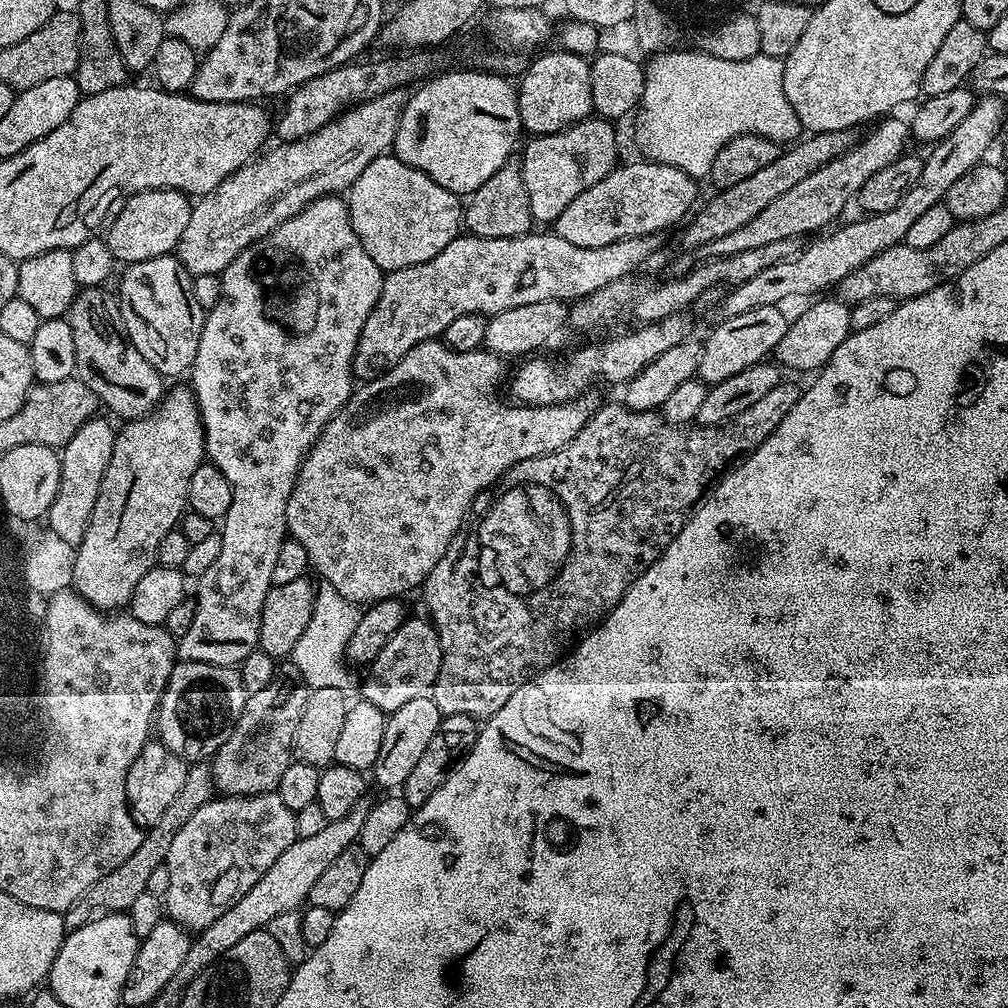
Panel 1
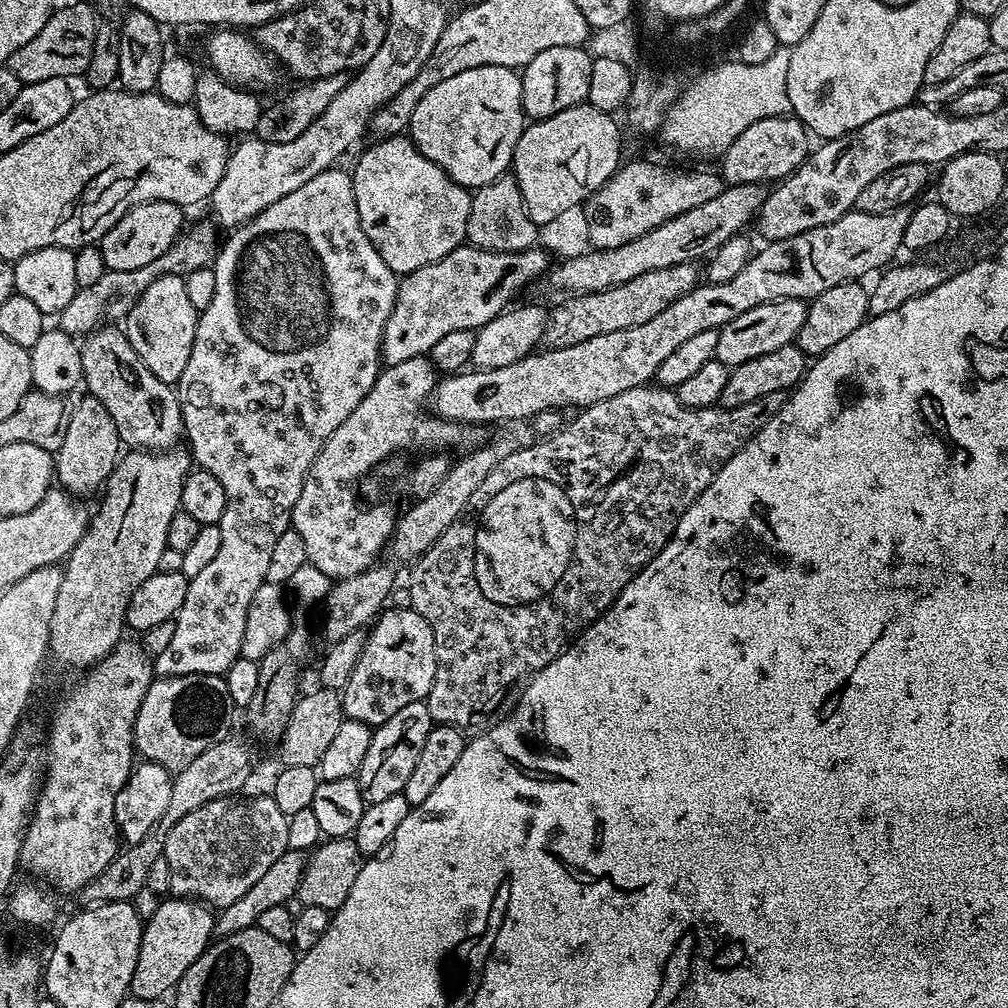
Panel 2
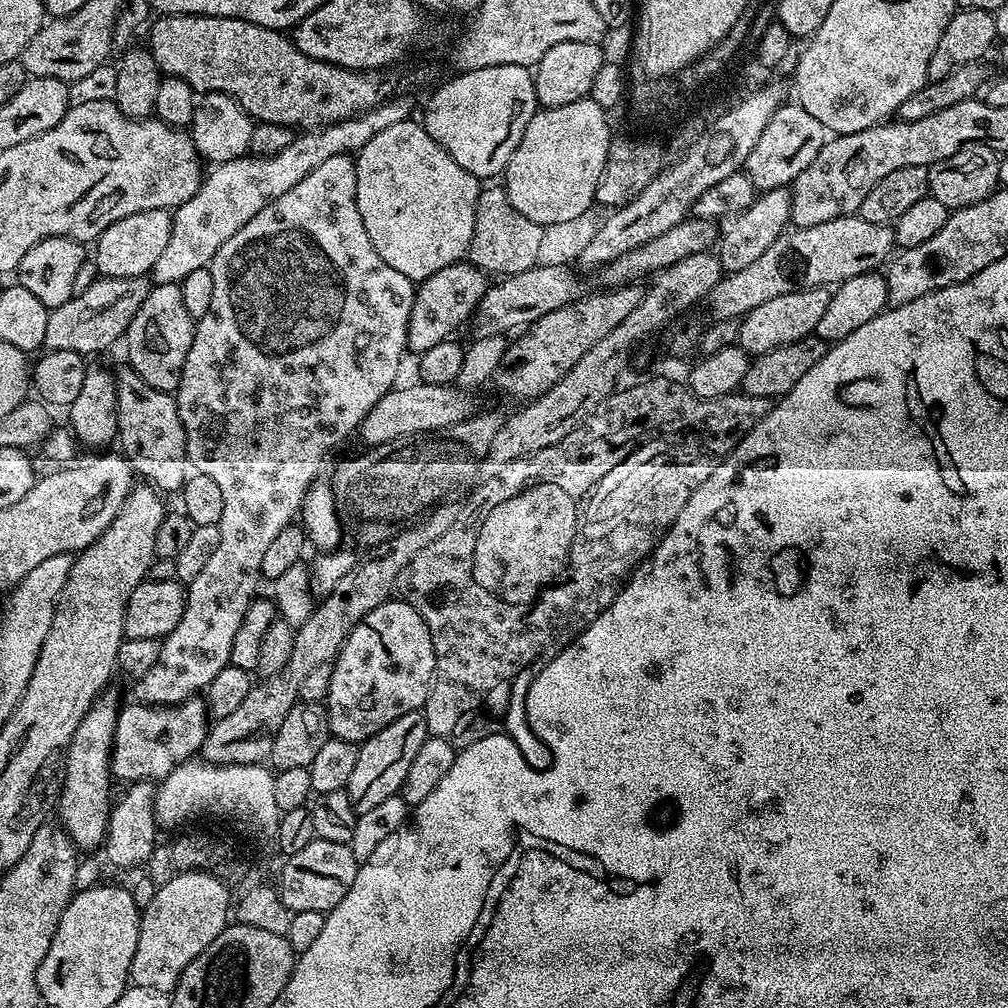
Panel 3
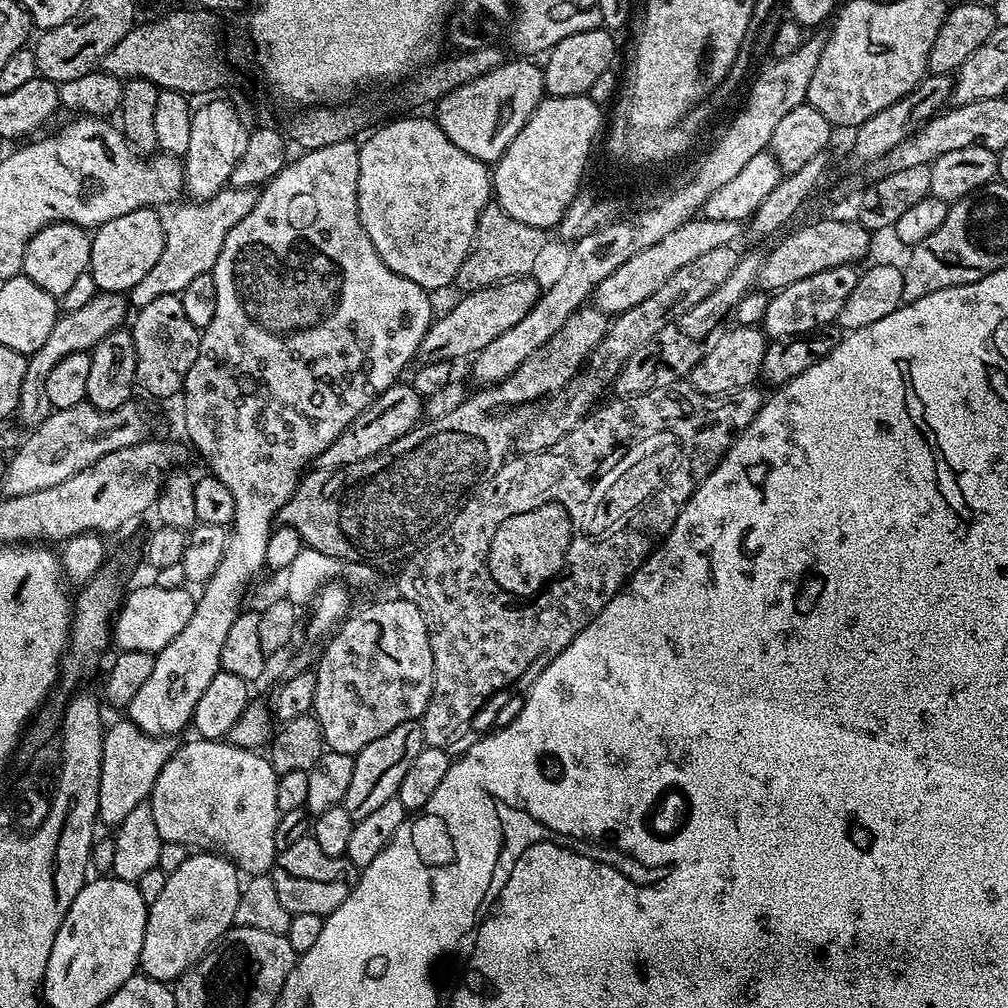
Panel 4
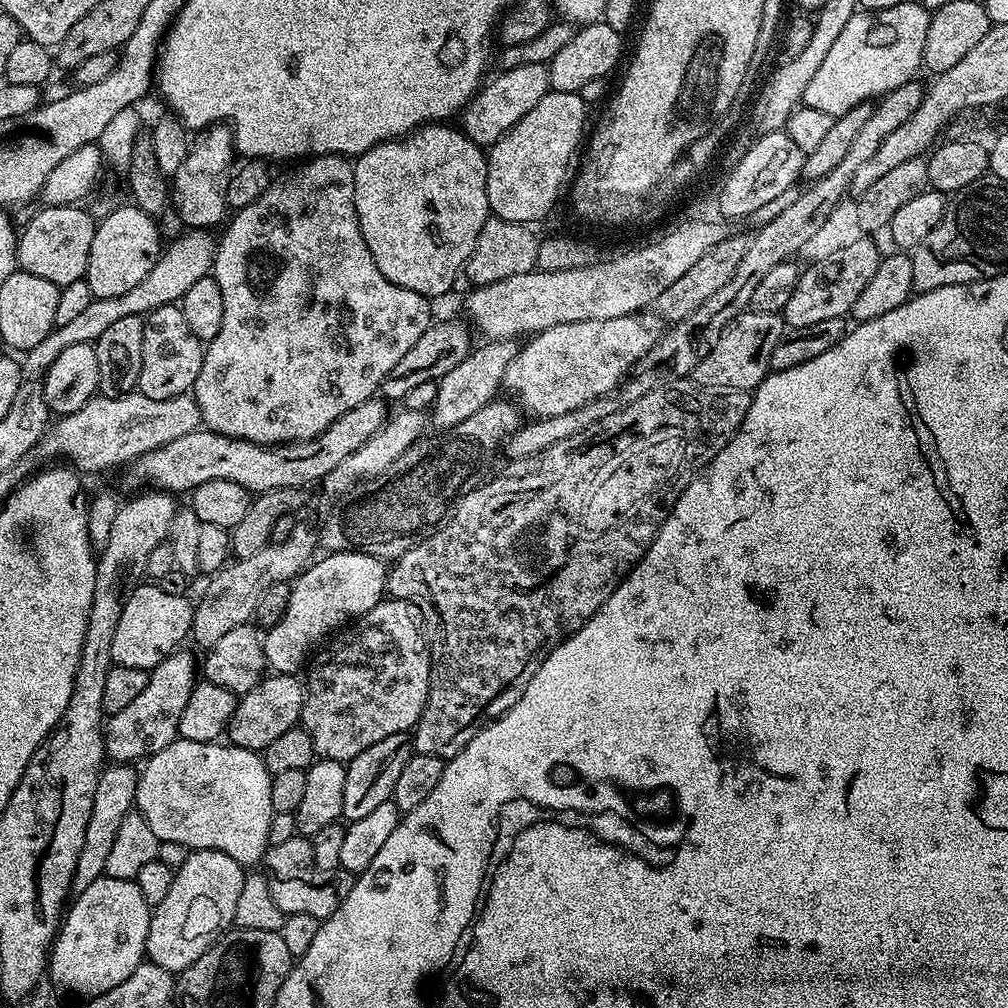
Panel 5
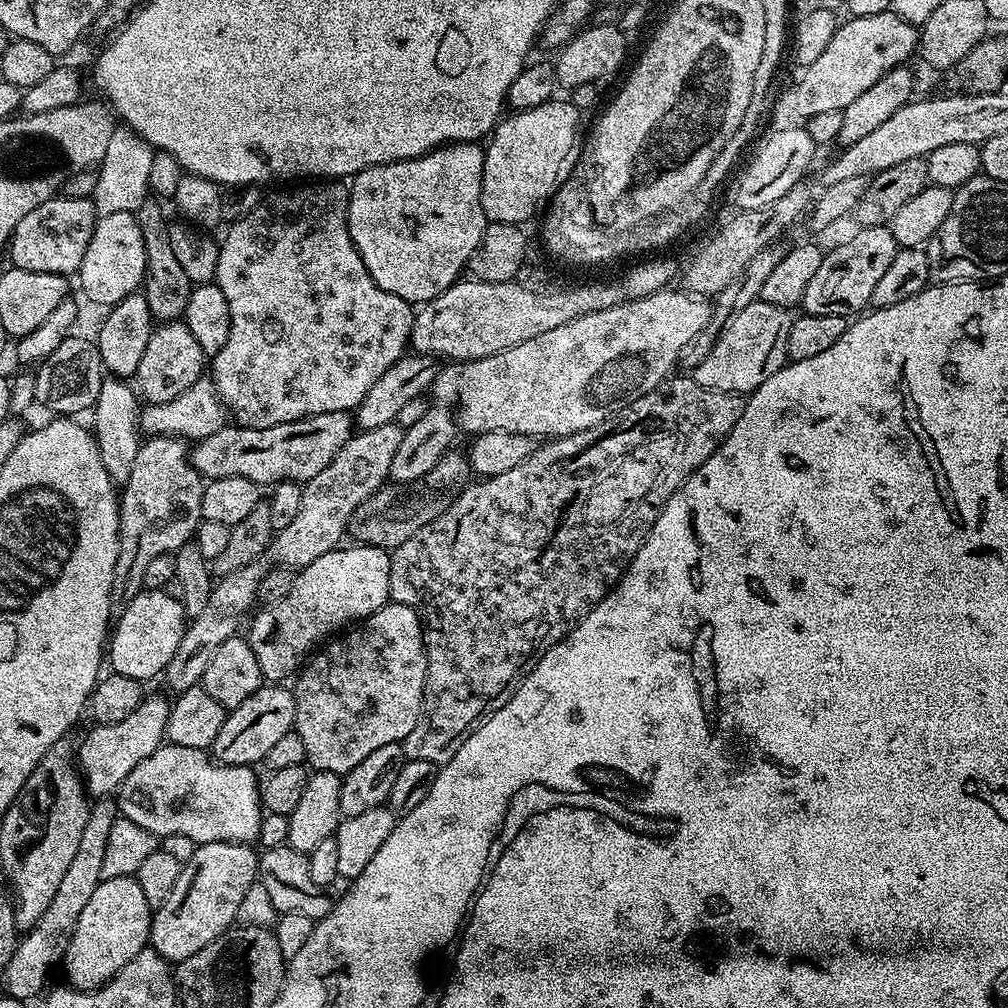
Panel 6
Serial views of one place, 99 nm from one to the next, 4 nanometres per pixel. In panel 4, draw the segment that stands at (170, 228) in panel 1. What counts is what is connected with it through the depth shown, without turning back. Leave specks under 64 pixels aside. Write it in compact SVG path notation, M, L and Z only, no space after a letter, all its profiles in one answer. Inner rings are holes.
M155 207L130 210L130 214L122 214L122 218L110 218L110 222L101 224L91 233L92 249L90 250L88 271L91 272L100 292L131 293L132 288L138 286L138 282L142 282L142 278L146 278L149 270L154 270L154 262L158 262L158 258L162 258L166 227L162 216L160 220L160 216L156 212L159 211Z

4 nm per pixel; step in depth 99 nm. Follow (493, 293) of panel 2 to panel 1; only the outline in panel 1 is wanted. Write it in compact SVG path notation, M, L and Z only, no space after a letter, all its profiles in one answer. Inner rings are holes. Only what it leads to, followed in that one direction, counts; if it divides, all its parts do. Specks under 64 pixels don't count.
M533 230L518 238L458 235L454 242L450 242L450 246L446 246L446 250L442 250L442 254L434 254L430 262L418 262L418 266L406 266L385 275L378 302L370 310L370 318L366 318L366 326L362 326L362 334L358 338L352 359L355 379L367 382L381 376L383 372L389 372L405 354L414 350L414 346L443 337L446 326L450 326L454 318L462 318L462 314L478 314L487 318L496 316L502 310L514 310L514 306L526 306L530 302L581 300L586 294L594 294L594 290L602 290L602 286L610 286L610 282L631 277L639 264L646 263L652 252L659 250L660 239L659 235L635 236L610 242L610 246L587 248L573 246L571 242L566 242L566 238L558 238L552 230Z

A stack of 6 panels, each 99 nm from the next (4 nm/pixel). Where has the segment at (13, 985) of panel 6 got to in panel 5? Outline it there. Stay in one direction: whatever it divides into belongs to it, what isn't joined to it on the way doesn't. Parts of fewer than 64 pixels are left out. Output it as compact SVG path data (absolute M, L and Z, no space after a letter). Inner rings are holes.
M118 763L108 767L101 771L98 790L94 790L94 810L90 810L90 822L86 822L86 838L82 842L82 854L78 854L78 866L74 870L72 879L72 892L76 894L86 890L90 882L104 875L106 858L114 847L118 826L122 826L122 818L126 818L126 814L133 811L136 802L137 769L128 764Z

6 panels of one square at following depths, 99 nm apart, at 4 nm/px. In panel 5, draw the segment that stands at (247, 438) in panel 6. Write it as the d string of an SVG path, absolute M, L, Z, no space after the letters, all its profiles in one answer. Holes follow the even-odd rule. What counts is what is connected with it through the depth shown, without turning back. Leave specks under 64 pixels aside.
M373 398L362 402L358 406L354 406L354 410L346 410L346 414L342 414L334 422L330 422L330 426L326 426L326 430L322 430L322 434L318 434L314 438L309 440L291 440L288 444L249 444L247 440L239 440L237 436L223 436L217 432L209 432L207 430L197 430L190 434L182 434L182 438L174 438L174 442L166 442L166 446L162 446L158 450L150 450L146 454L142 454L137 460L131 461L123 469L124 480L129 484L130 487L136 488L132 490L144 490L151 486L153 489L166 492L169 494L184 494L191 493L192 489L202 486L202 482L214 482L215 480L225 480L226 482L238 482L238 486L242 486L250 494L259 494L261 492L269 492L270 490L278 490L279 488L294 488L297 490L307 489L307 484L323 481L326 474L330 474L330 470L334 470L334 466L338 466L338 462L343 462L347 456L350 455L354 450L358 450L358 446L362 446L377 430L384 424L386 419L386 407L385 401L380 398Z

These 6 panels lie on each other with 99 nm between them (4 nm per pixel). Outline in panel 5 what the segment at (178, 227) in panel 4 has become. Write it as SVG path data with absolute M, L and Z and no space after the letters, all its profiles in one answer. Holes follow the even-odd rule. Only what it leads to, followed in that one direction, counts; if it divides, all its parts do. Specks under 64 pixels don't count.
M188 230L185 236L180 236L172 245L163 249L159 262L134 286L134 290L126 290L126 294L118 294L114 298L93 298L90 306L86 310L81 310L79 314L66 326L56 326L38 346L34 346L29 352L23 353L22 356L22 376L25 381L32 382L41 377L58 358L66 346L78 346L79 344L92 344L99 338L112 323L119 322L121 318L130 318L131 316L143 317L149 312L153 312L158 306L175 304L179 302L198 282L198 278L209 275L212 272L212 262L216 259L217 241L212 240L212 232L208 230Z

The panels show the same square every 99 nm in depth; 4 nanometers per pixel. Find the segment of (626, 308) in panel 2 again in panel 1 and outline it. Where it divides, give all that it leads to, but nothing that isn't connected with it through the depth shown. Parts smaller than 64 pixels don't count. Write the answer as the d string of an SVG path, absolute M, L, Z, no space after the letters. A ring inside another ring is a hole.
M799 239L770 242L770 246L757 246L755 250L742 250L737 256L713 256L704 261L693 263L686 272L673 275L673 280L664 280L661 284L652 284L645 292L636 296L635 279L625 278L618 282L610 282L610 286L602 286L602 290L594 290L594 294L586 294L581 300L571 301L568 308L567 327L577 328L580 332L588 332L591 328L600 328L608 324L632 300L632 312L644 324L653 324L655 320L681 315L691 304L695 305L702 294L716 285L735 286L754 278L766 266L774 266L783 260L790 260L802 247Z

